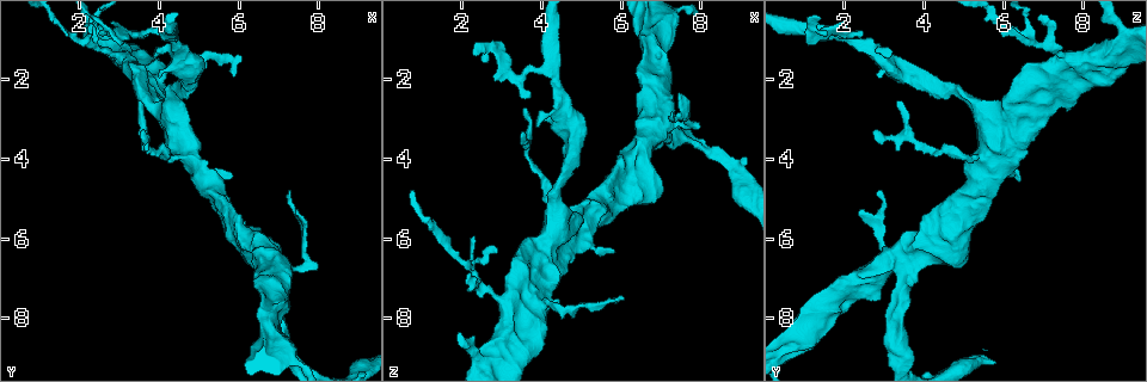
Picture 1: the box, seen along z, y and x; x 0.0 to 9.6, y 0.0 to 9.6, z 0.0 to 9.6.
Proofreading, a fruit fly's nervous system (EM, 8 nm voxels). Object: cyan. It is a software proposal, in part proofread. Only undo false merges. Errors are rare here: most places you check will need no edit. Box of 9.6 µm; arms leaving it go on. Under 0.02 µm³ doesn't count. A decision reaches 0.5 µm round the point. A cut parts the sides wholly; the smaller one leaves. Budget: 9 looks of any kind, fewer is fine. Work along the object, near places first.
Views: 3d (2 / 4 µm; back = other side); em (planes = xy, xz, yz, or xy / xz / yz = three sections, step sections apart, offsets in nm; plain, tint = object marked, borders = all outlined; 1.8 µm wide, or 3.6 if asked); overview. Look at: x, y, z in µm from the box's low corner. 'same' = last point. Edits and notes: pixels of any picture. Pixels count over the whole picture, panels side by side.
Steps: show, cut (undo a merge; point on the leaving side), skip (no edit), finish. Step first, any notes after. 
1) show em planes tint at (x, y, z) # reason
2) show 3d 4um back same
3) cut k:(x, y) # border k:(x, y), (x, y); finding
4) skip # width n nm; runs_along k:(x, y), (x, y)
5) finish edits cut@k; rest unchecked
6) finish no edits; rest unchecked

show 3d 2um at (3.15, 1.50, 7.55) # arms part here

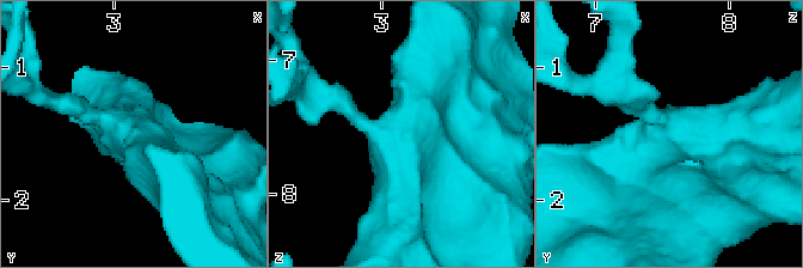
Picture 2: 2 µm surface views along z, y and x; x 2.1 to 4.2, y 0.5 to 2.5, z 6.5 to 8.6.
show em planes tint at (3.16, 1.52, 7.56) # arms 3; shape alone is not enough

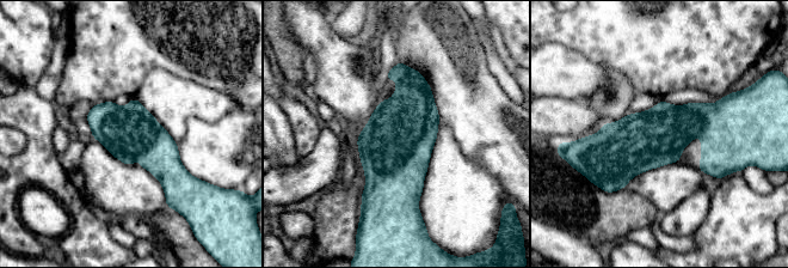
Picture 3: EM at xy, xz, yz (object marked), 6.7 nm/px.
skip # width 380 nm; all the same cell

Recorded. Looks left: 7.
show em planes borders at (5.05, 4.30, 6.00) # calibre changes

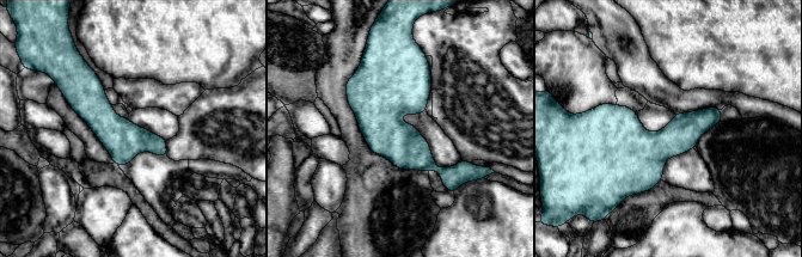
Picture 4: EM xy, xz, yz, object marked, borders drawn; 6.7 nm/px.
skip # runs_along 4:(72, 96), (123, 140), (164, 152); one cell here

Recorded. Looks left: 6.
show 3d 2um at (4.20, 0.85, 1.80) # sharp bend

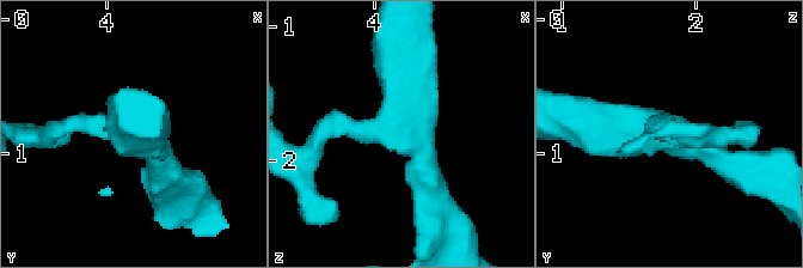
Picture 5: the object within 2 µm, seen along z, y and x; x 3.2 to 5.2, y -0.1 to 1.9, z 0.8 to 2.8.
show em planes borders same # arms 3; shape alone is not enough

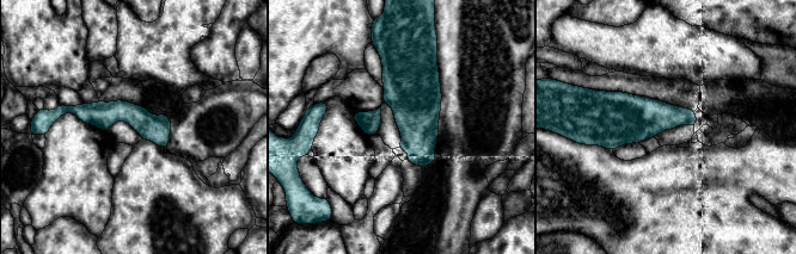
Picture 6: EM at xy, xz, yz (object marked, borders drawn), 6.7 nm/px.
skip # runs_along 6:(65, 109), (130, 112), (166, 138); one cell here

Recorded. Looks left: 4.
show 3d 2um at (7.55, 6.75, 3.10) # calibre changes

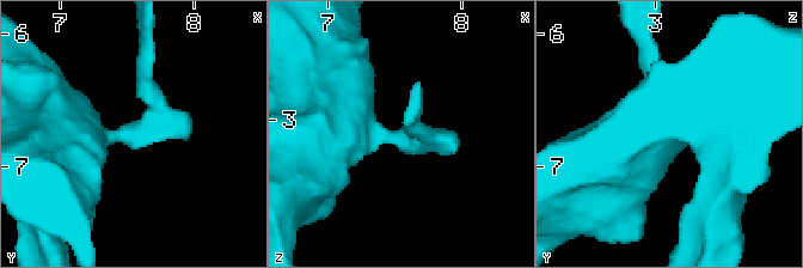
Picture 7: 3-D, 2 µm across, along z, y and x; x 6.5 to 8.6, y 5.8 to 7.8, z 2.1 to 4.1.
show em planes tint at (7.50, 6.74, 3.16)

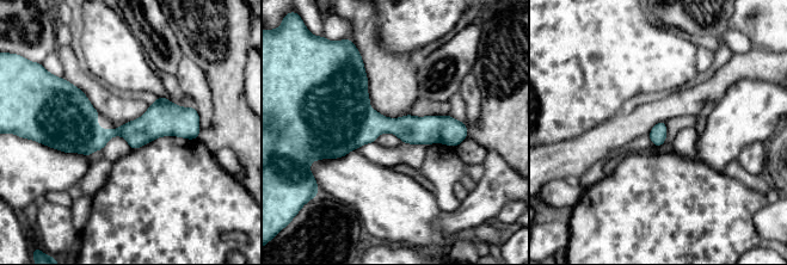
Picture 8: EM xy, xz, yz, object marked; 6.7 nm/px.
skip # runs_along 8:(196, 117), (141, 131), (56, 125); all the same cell

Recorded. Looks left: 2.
finish no edits; rest unchecked

